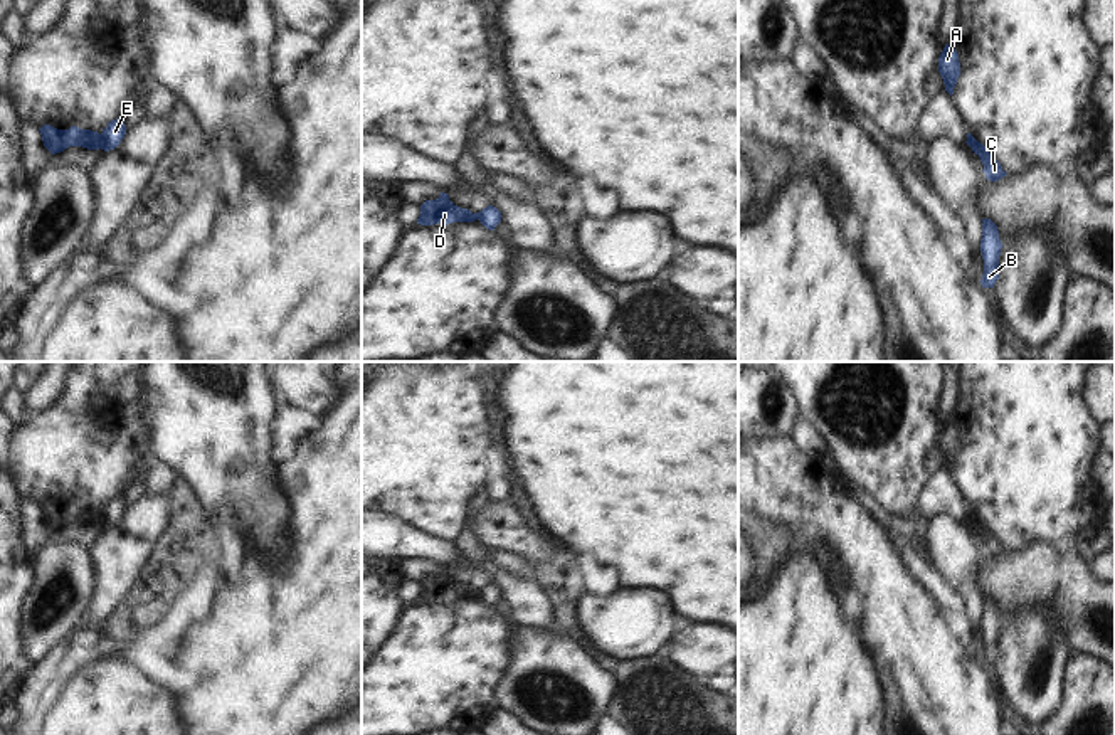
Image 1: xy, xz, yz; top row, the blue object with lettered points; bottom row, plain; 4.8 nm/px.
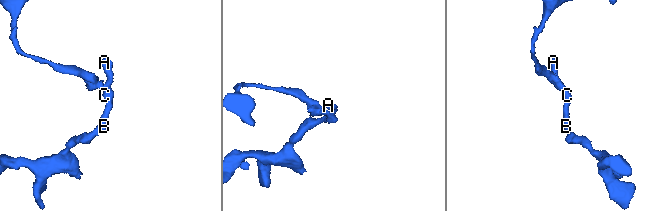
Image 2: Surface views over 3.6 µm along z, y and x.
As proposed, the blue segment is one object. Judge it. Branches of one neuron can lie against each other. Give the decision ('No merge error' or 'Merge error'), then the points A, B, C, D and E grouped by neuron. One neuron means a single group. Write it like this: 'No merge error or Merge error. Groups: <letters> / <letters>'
Merge error. Groups: A B C E / D

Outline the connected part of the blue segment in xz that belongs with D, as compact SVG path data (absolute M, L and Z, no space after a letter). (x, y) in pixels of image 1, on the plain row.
M441 568L436 577L425 577L420 582L420 592L417 600L434 602L434 600L452 600L452 599L474 599L476 590L468 585L461 585L449 577L449 572Z

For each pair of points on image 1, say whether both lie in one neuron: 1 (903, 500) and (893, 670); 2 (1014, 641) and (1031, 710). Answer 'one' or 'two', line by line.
1: two
2: one

